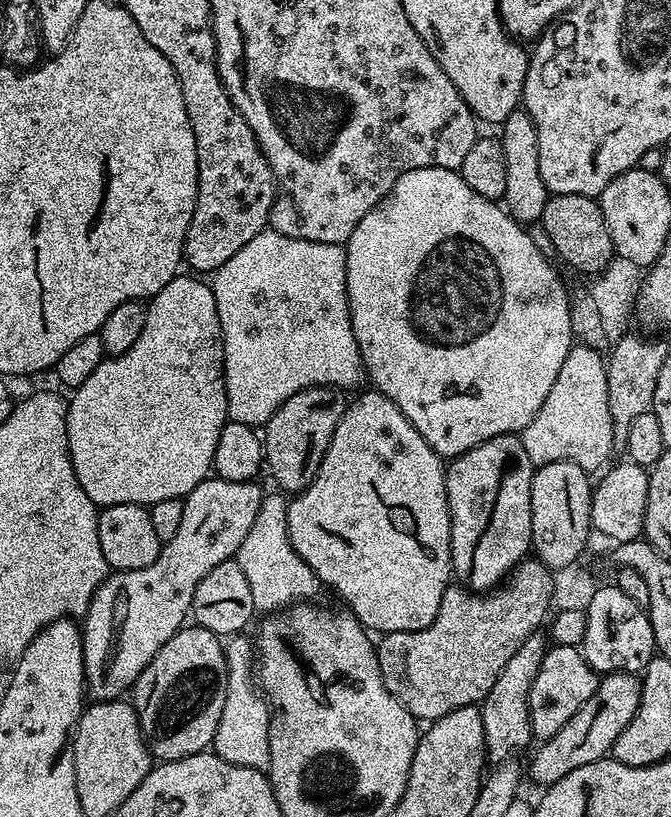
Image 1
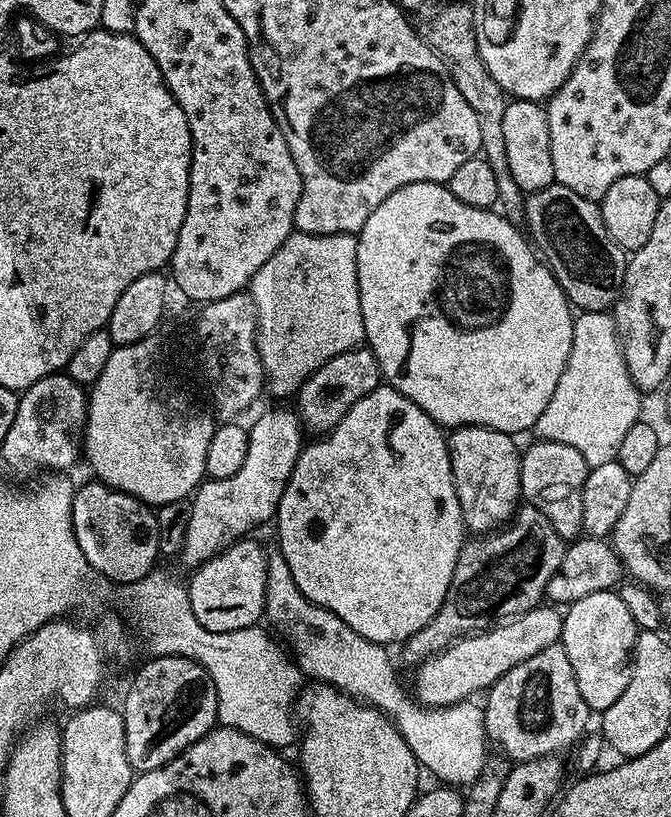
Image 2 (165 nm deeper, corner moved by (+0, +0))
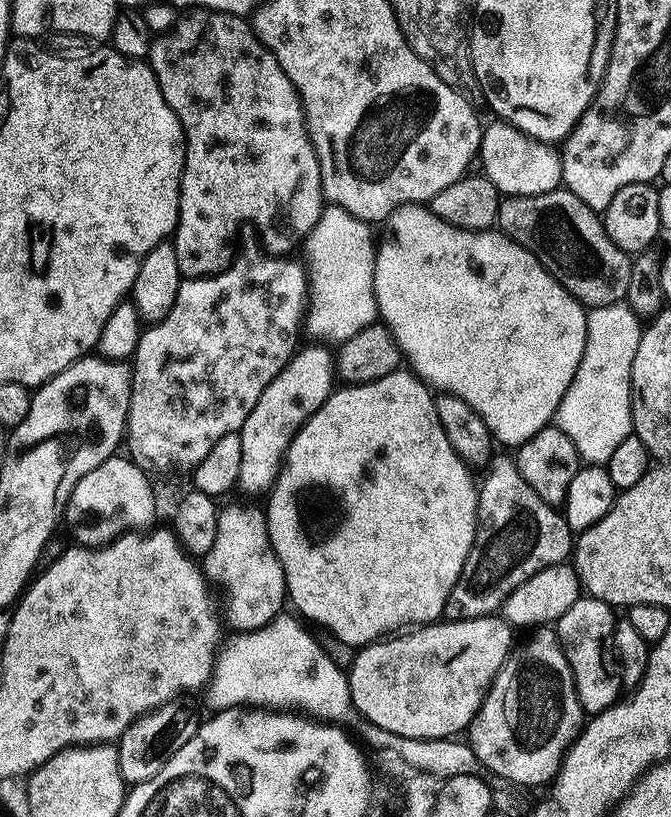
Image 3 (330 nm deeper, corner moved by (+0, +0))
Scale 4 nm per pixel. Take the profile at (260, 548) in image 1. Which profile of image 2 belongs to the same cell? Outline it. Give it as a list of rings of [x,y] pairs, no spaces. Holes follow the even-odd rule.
[[[279,550],[268,552],[264,616],[282,637],[305,677],[312,676],[308,678],[321,684],[331,684],[348,696],[357,697],[379,712],[385,712],[402,738],[406,738],[414,758],[425,773],[433,772],[440,779],[437,781],[448,786],[473,784],[484,773],[490,760],[490,741],[484,729],[483,707],[466,699],[445,708],[430,708],[413,698],[409,689],[407,692],[396,677],[396,668],[388,653],[391,651],[385,645],[370,642],[370,638],[362,638],[362,634],[350,630],[338,614],[311,604],[302,590],[298,590],[294,574],[290,574],[290,566],[286,566],[286,558]]]

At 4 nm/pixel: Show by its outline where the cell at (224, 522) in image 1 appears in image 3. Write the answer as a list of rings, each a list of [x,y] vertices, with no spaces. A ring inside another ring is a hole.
[[[312,346],[308,350],[301,349],[290,362],[262,390],[262,398],[258,398],[258,406],[250,410],[250,418],[241,426],[242,470],[240,471],[239,491],[267,493],[280,476],[284,466],[284,456],[288,452],[290,442],[298,434],[298,430],[326,402],[326,398],[334,391],[334,356],[327,349]]]

